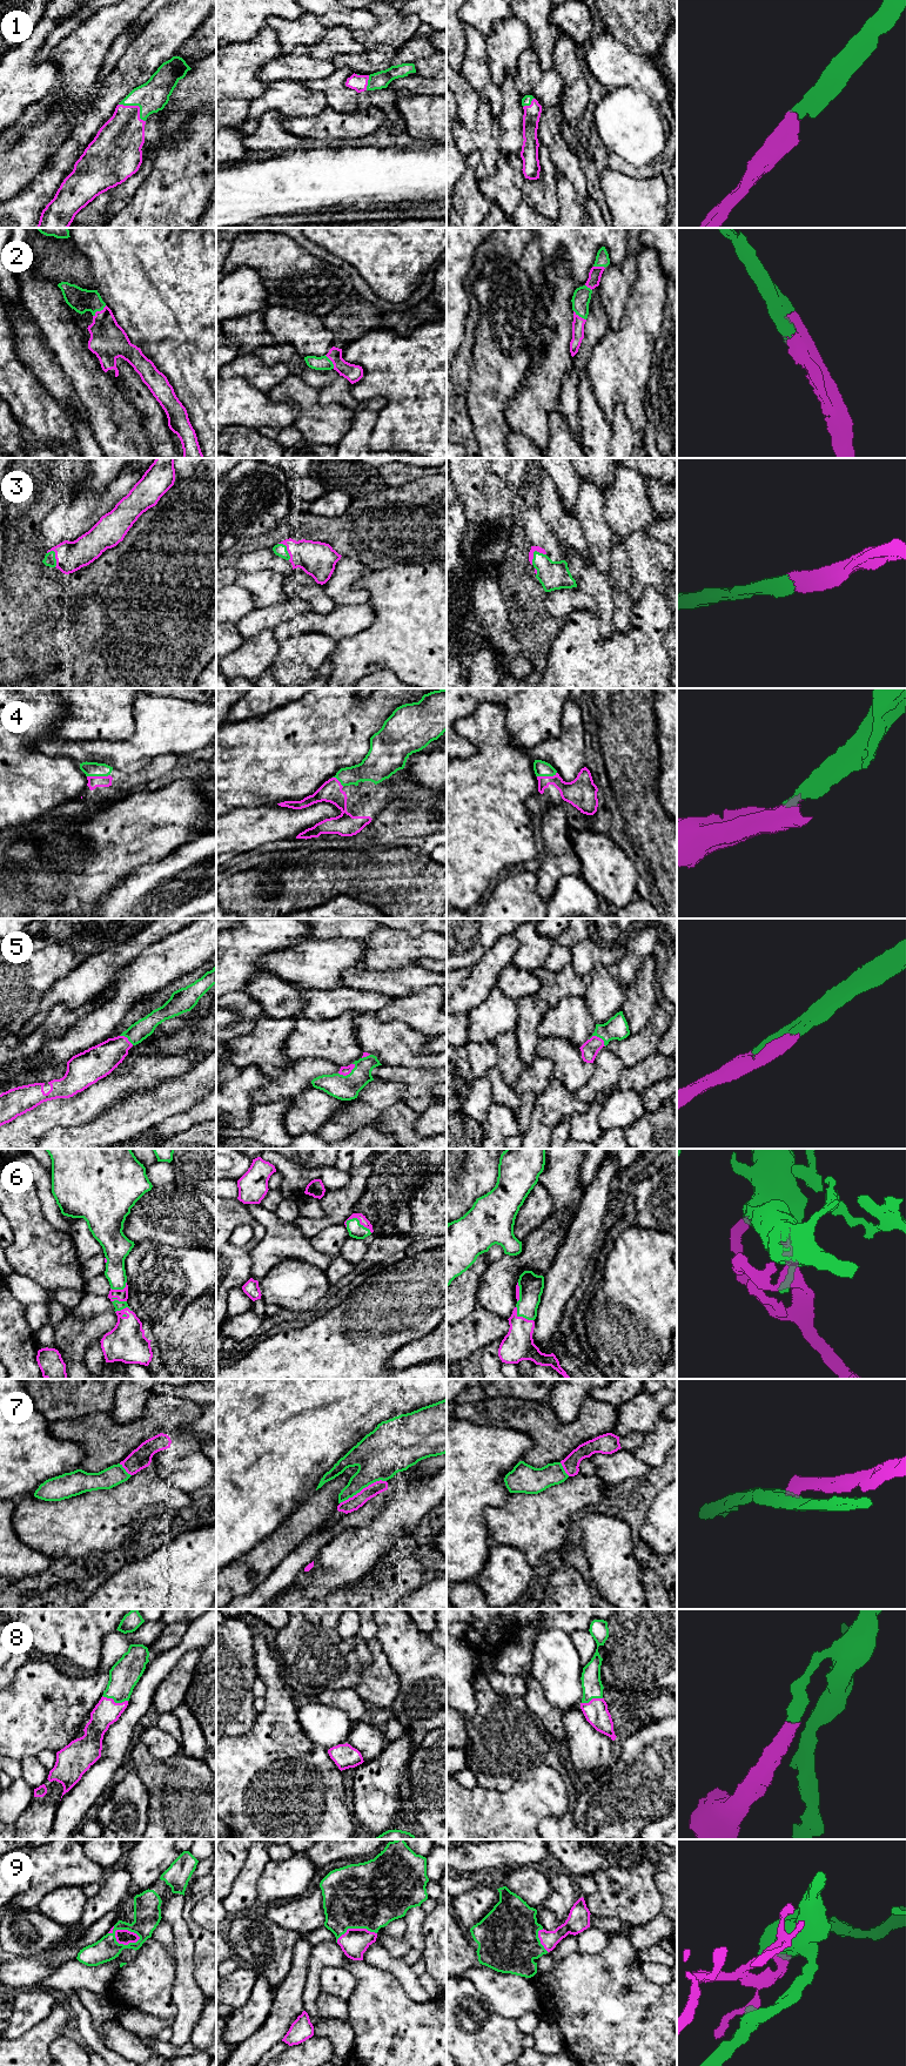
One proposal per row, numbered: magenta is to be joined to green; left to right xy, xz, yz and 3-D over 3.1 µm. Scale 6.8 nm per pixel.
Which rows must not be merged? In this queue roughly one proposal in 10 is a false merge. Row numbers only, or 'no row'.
7

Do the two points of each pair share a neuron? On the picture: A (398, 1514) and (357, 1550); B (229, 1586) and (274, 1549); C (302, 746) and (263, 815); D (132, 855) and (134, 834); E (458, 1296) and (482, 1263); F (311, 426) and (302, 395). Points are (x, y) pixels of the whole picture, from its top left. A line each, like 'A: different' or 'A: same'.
A: same
B: same
C: different
D: same
E: same
F: same

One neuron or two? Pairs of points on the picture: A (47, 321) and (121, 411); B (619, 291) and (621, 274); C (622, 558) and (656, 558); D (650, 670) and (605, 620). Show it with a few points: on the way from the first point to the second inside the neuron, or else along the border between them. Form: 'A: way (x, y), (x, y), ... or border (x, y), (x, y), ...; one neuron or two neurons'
A: way (61, 344), (72, 364), (98, 390); one neuron
B: way (619, 287), (621, 278); one neuron
C: border (618, 546), (629, 560), (629, 586); two neurons
D: border (595, 613), (601, 634), (604, 638), (610, 638); two neurons

